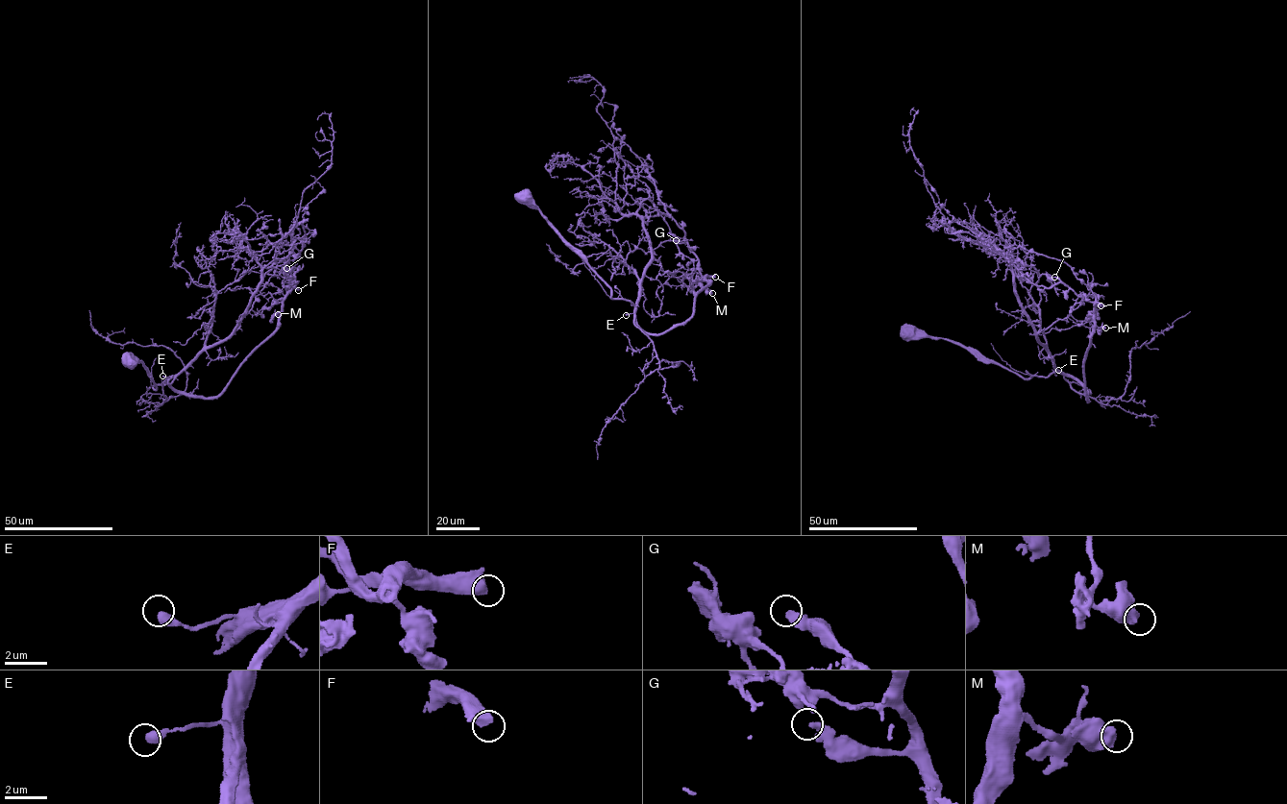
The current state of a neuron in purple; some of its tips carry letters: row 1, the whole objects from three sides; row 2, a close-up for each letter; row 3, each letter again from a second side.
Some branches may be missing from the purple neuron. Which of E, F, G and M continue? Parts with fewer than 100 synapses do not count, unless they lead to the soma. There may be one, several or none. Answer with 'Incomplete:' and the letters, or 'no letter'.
Incomplete: F

